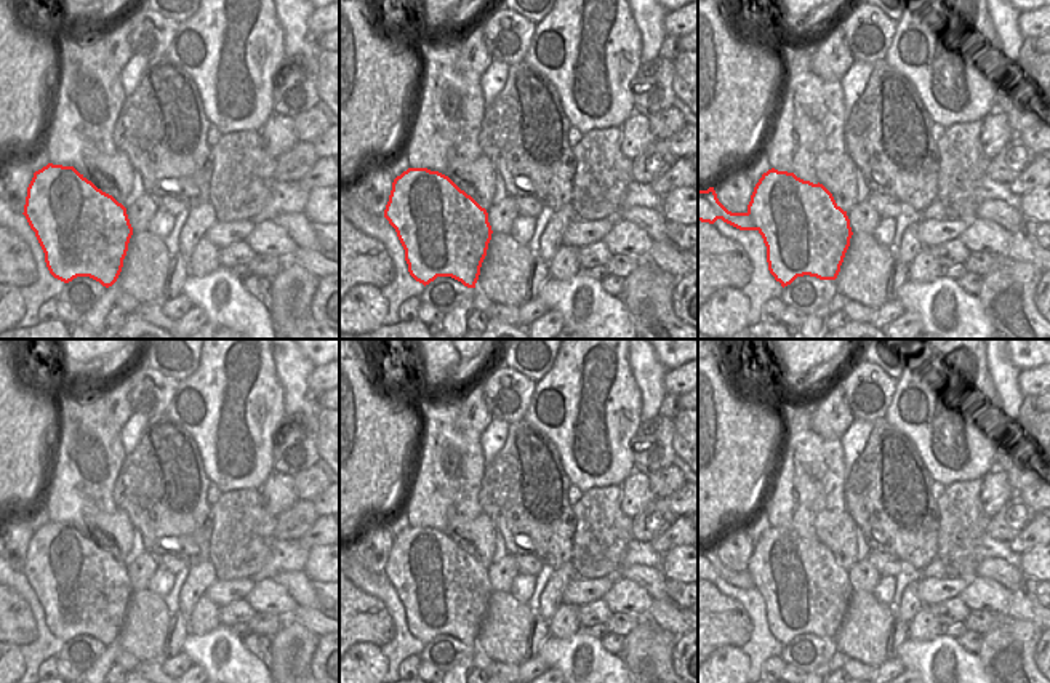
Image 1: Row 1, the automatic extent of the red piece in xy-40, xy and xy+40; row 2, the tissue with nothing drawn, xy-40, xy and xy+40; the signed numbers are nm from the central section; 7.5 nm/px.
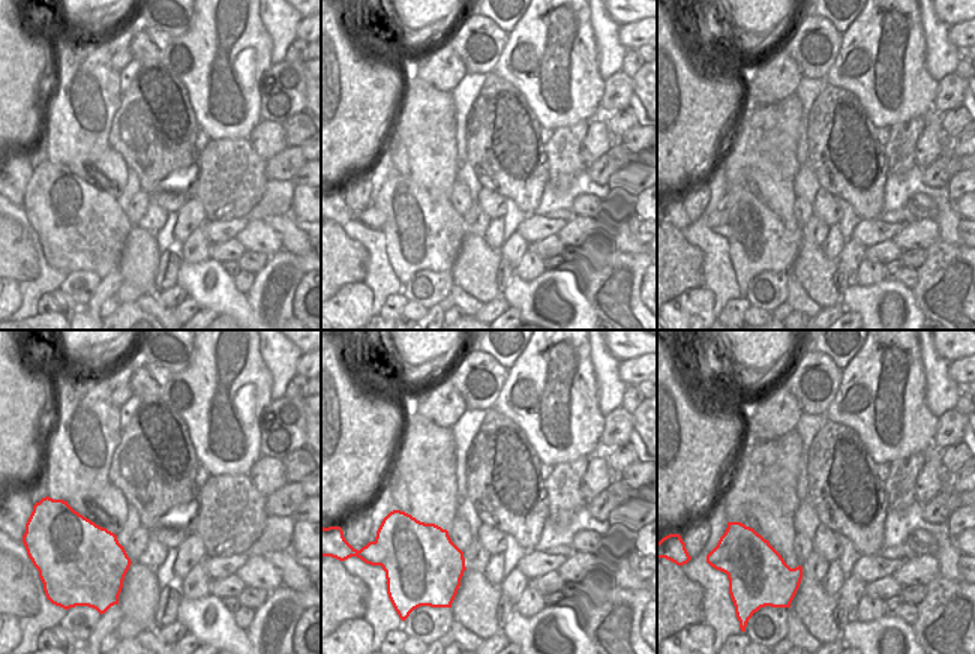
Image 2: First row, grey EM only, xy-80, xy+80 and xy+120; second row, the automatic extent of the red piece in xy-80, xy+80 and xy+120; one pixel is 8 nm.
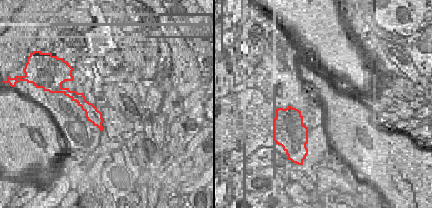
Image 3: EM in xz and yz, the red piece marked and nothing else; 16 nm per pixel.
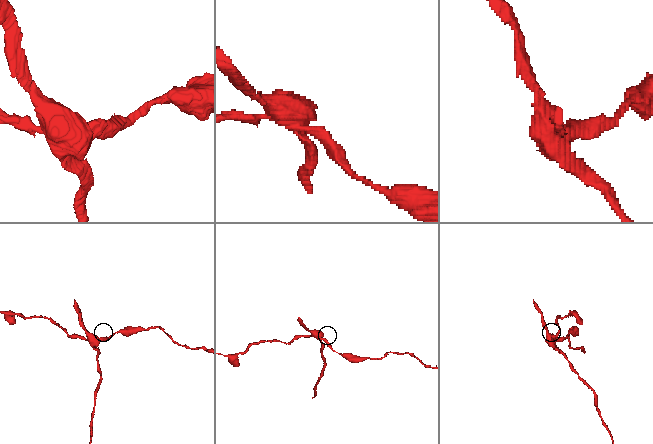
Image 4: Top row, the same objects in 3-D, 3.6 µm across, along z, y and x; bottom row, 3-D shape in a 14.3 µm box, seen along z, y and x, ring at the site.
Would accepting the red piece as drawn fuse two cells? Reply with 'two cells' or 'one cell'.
two cells

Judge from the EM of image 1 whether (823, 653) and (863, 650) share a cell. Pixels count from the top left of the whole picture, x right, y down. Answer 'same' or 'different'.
different

